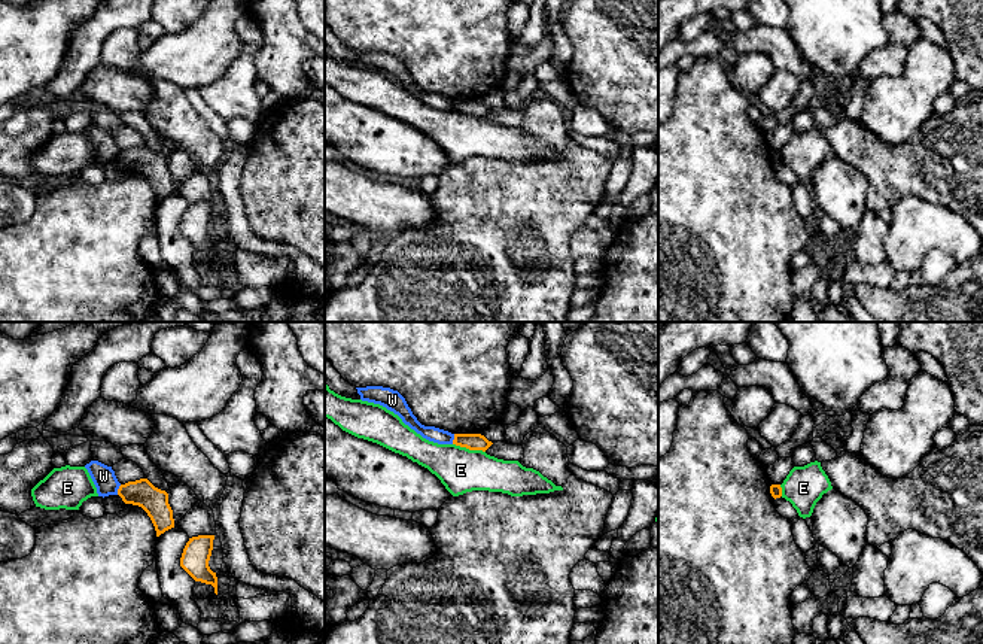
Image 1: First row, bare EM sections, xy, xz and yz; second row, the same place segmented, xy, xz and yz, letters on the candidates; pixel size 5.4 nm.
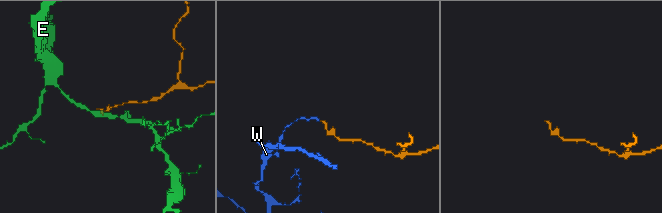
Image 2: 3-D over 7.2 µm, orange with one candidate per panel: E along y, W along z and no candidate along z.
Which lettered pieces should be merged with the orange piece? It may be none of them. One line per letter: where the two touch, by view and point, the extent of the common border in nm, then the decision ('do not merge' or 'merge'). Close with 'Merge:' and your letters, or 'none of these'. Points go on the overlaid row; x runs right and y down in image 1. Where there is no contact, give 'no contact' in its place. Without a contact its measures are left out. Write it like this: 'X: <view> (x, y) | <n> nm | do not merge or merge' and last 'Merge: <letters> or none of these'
E: xz (469, 449) | 180 nm | do not merge
W: xy (118, 489) | 60 nm | do not merge
Merge: none of these

